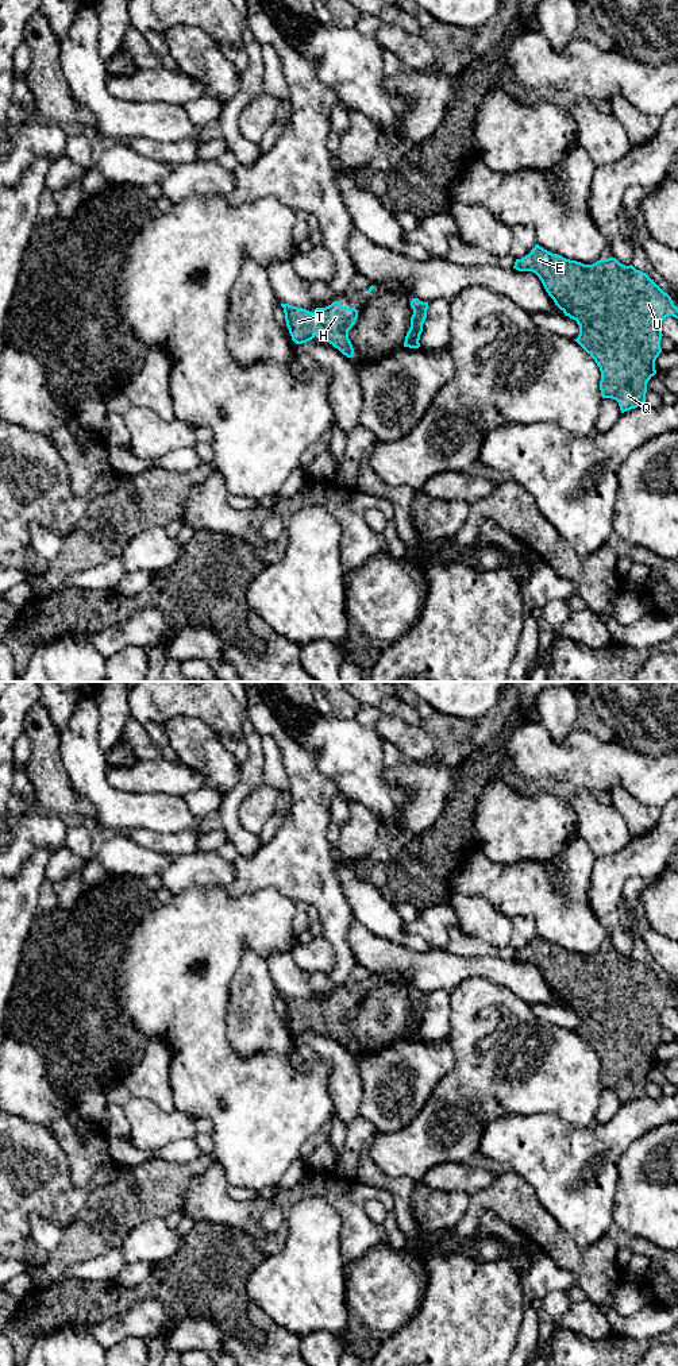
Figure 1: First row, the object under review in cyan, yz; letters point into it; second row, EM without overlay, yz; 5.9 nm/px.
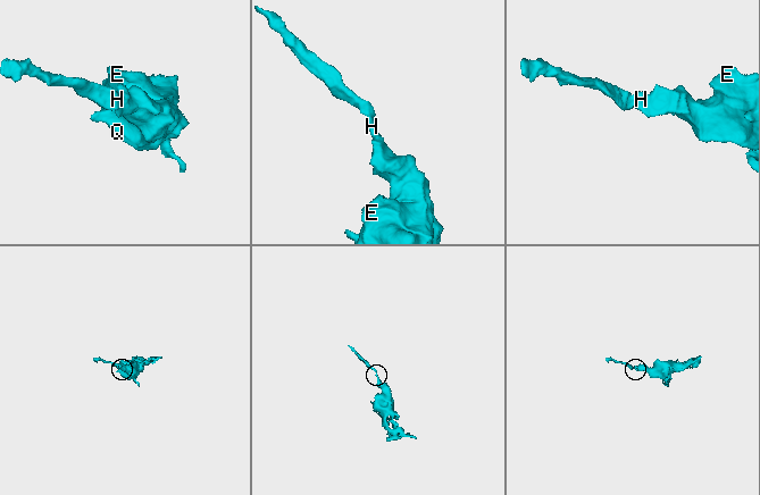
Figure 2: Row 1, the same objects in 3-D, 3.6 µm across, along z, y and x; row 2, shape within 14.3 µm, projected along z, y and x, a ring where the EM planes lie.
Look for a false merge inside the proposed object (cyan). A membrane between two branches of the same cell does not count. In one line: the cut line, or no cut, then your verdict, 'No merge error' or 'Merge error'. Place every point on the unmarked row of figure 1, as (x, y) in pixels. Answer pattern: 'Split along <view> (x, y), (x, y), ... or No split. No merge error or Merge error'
No split. No merge error

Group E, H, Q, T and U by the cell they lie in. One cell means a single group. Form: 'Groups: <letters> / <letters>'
Groups: E H Q T U

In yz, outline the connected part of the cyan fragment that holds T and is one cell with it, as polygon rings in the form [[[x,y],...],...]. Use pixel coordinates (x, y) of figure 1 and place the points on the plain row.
[[[334,992],[325,999],[316,999],[313,1004],[289,995],[281,995],[281,998],[296,1035],[307,1034],[319,1026],[347,1049],[354,1046],[348,1022],[355,1015],[359,1002],[343,998],[339,992]]]

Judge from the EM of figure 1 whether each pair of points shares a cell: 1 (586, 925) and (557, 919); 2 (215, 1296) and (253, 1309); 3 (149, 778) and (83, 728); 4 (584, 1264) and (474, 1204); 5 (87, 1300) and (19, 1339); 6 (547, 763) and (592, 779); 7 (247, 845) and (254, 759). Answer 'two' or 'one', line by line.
1: one
2: two
3: two
4: one
5: one
6: one
7: one

